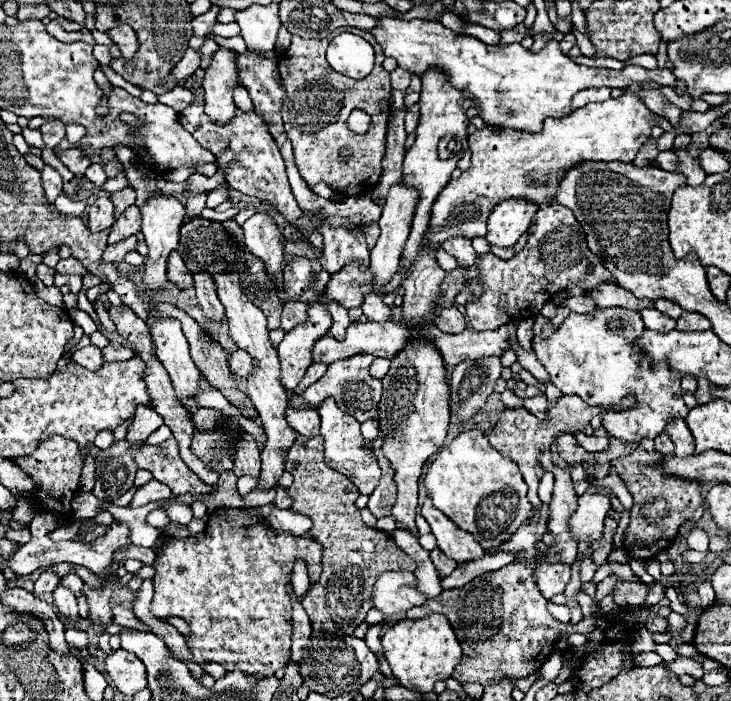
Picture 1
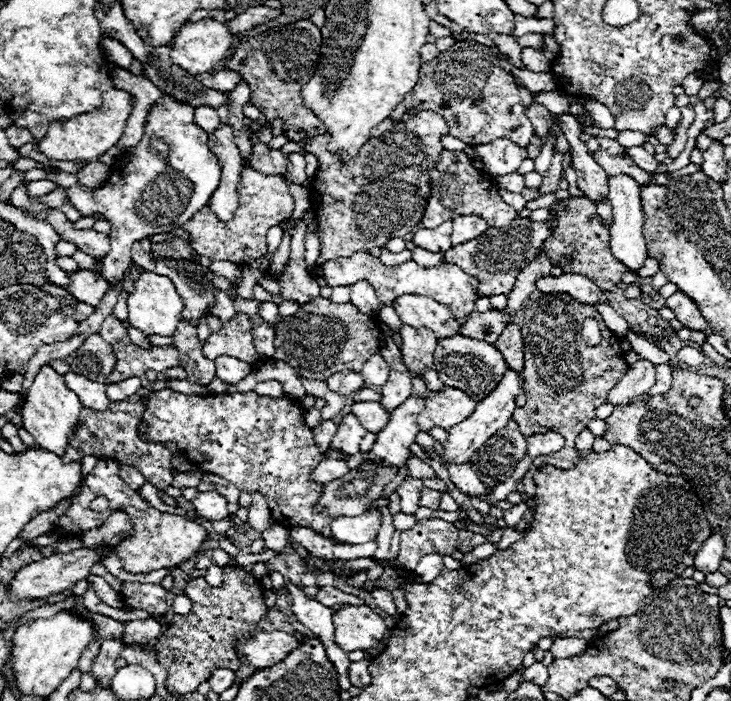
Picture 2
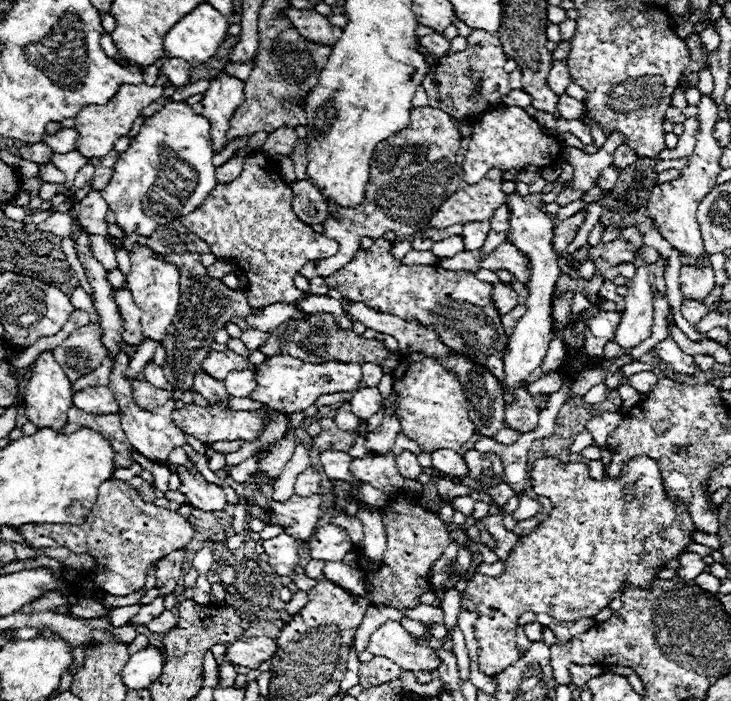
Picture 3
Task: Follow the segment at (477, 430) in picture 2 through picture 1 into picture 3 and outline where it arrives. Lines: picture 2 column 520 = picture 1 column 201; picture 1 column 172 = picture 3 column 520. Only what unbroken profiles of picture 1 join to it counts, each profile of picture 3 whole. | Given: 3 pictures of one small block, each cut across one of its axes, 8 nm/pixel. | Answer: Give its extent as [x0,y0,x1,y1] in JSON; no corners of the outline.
[503,194,560,404]

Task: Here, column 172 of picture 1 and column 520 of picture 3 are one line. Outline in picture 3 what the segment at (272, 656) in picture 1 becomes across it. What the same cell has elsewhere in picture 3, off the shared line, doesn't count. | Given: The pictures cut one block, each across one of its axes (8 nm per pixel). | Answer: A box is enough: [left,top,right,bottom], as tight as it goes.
[460,456,694,676]

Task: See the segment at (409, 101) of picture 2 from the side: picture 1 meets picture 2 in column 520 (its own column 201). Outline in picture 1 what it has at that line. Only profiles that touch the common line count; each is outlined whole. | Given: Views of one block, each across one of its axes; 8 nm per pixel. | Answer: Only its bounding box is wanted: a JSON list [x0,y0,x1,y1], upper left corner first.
[180,100,304,228]

